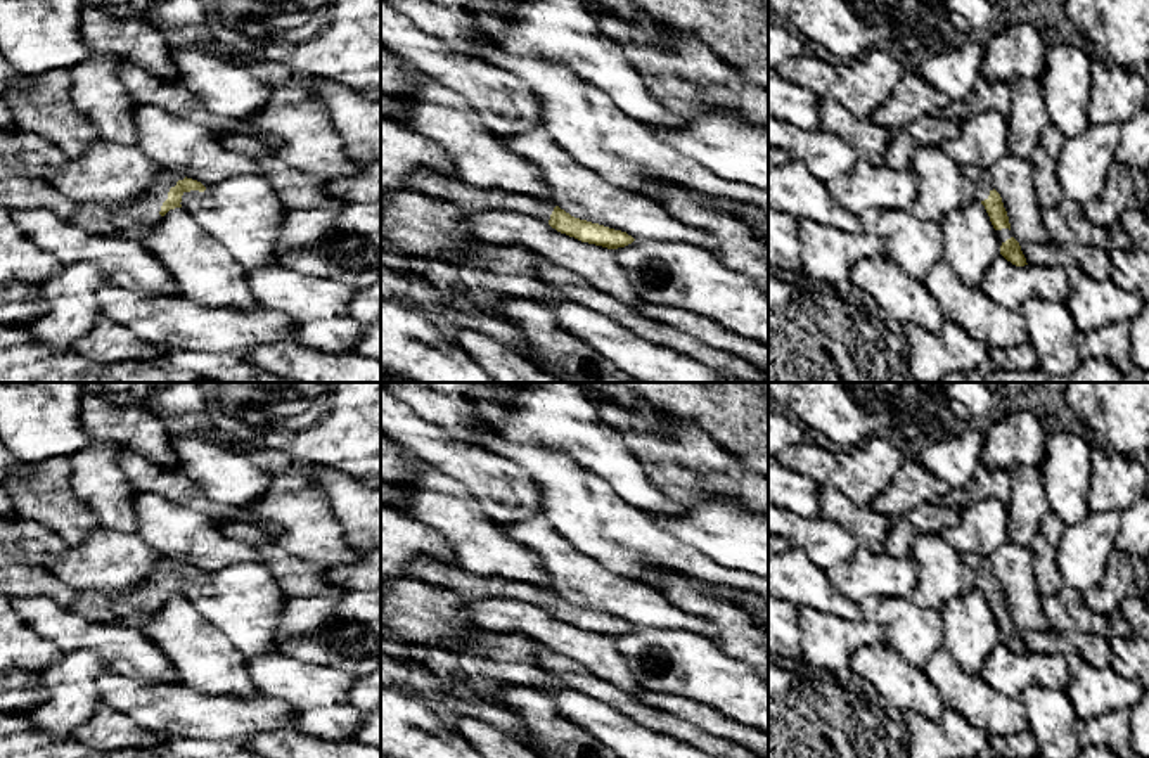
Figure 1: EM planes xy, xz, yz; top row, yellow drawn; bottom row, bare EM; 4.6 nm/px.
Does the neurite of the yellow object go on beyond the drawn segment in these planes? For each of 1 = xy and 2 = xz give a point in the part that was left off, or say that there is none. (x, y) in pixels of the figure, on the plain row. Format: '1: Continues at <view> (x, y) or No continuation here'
1: Continues at xy (135, 608)
2: Continues at xz (468, 585)

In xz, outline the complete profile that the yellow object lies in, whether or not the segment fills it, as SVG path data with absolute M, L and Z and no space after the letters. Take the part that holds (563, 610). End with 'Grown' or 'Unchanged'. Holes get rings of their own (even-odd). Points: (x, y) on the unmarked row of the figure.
M415 557L407 564L407 571L414 578L448 588L464 599L483 601L491 597L509 597L530 602L549 611L561 621L607 637L625 635L635 628L626 620L574 606L554 590L533 583L472 575L459 566L448 566L429 557Z. Grown

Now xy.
M164 557L151 576L123 597L81 590L73 611L93 623L123 623L140 628L170 597L182 595L182 583L206 575L180 561Z. Grown

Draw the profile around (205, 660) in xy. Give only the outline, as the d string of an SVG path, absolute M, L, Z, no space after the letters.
M183 595L170 597L140 630L163 651L182 684L209 696L263 696L251 682L247 658L235 649L225 633L208 621Z

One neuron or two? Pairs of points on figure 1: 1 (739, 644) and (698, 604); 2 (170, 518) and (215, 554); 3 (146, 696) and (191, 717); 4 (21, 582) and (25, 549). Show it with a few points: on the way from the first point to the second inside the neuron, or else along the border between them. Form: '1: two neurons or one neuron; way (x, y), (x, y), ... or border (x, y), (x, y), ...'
1: one neuron; way (732, 632), (710, 610)
2: one neuron; way (180, 528), (205, 546)
3: one neuron; way (156, 706), (180, 712)
4: two neurons; border (18, 563), (44, 566)

